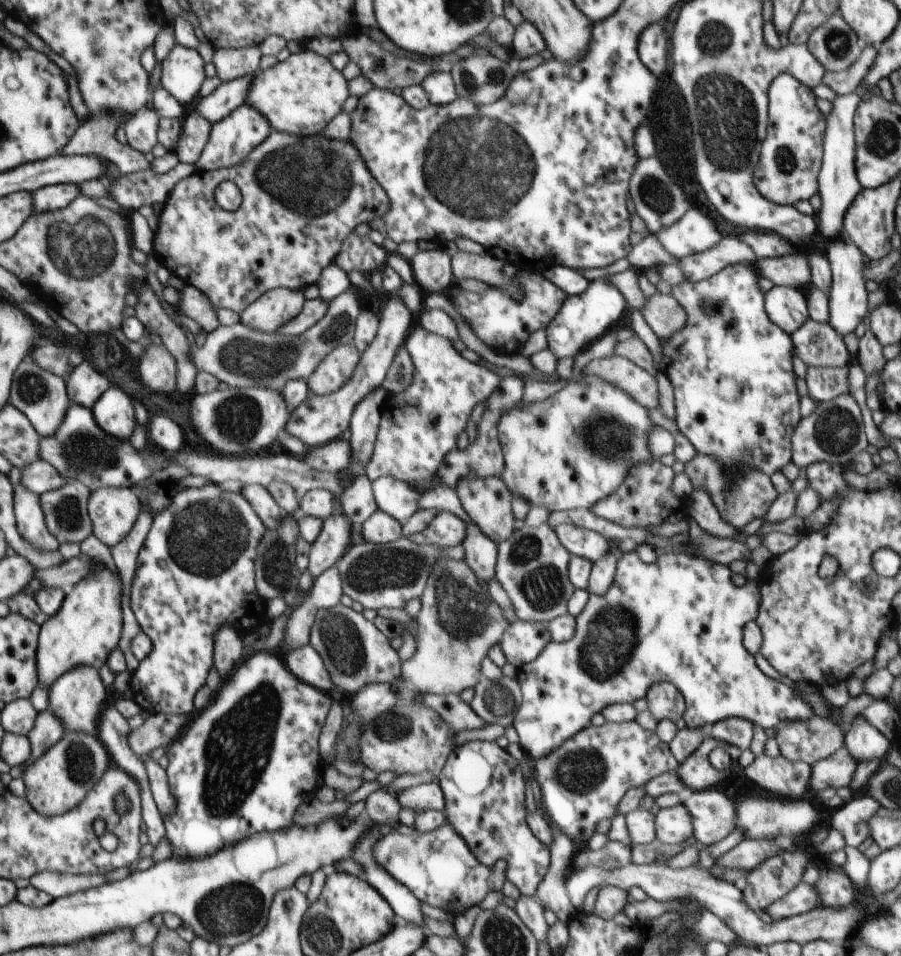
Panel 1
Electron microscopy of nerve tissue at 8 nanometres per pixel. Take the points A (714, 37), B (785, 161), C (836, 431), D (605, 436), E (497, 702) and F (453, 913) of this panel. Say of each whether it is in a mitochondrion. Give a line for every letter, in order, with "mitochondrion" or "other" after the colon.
A: mitochondrion
B: mitochondrion
C: mitochondrion
D: mitochondrion
E: mitochondrion
F: other

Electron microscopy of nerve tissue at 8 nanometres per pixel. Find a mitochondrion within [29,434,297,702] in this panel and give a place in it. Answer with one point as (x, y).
(207, 538)

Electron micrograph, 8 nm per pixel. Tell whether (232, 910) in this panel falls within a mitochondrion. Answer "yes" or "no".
yes

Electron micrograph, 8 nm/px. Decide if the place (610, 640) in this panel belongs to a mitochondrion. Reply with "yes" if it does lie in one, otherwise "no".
yes

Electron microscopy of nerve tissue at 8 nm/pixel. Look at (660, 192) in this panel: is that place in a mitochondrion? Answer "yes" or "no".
yes

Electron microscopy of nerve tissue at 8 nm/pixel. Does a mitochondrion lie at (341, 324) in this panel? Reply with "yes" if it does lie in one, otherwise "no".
yes

